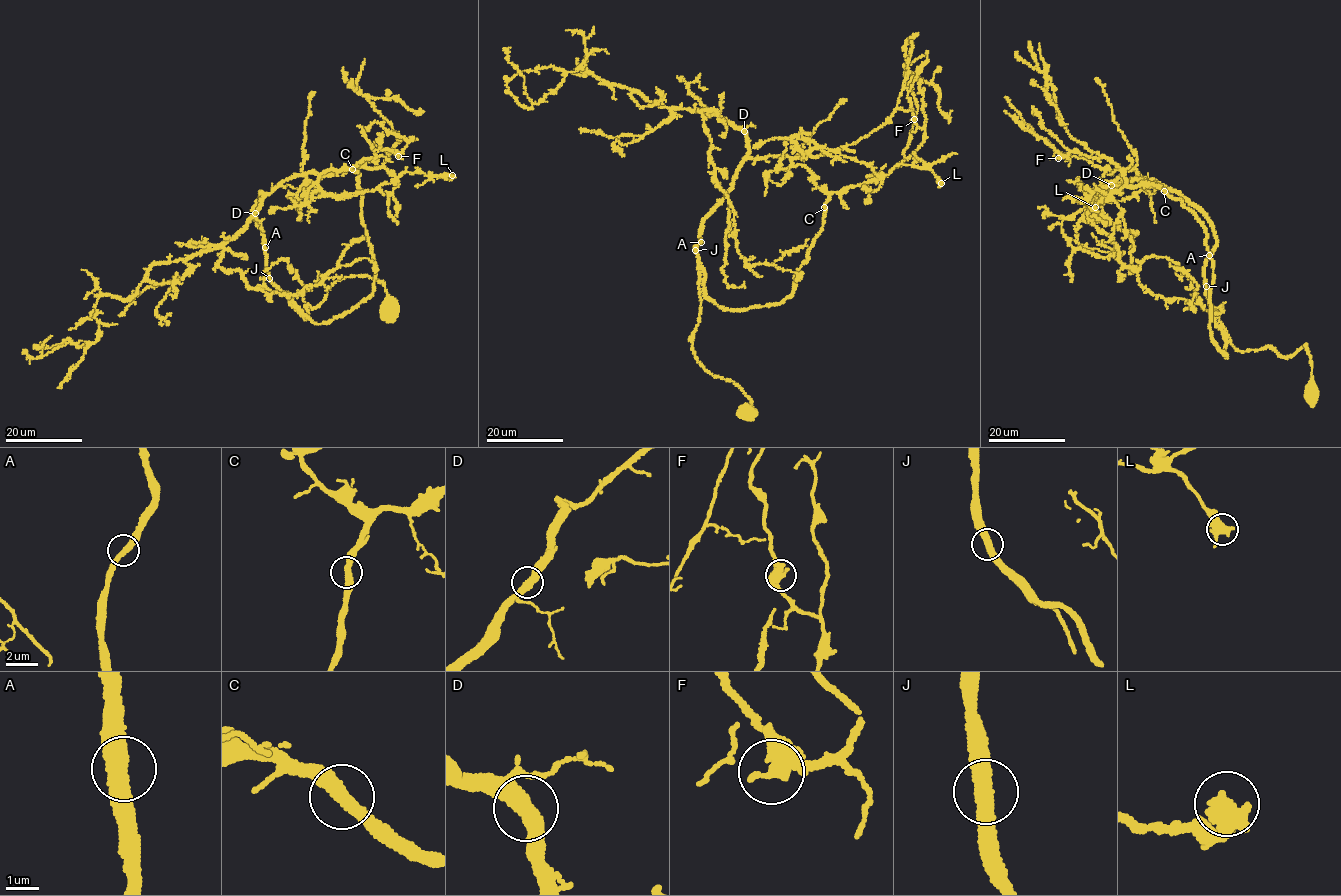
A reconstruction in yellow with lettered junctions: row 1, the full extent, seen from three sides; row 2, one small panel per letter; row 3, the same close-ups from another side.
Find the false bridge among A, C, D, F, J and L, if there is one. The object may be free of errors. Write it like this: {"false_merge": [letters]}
{"false_merge": []}

